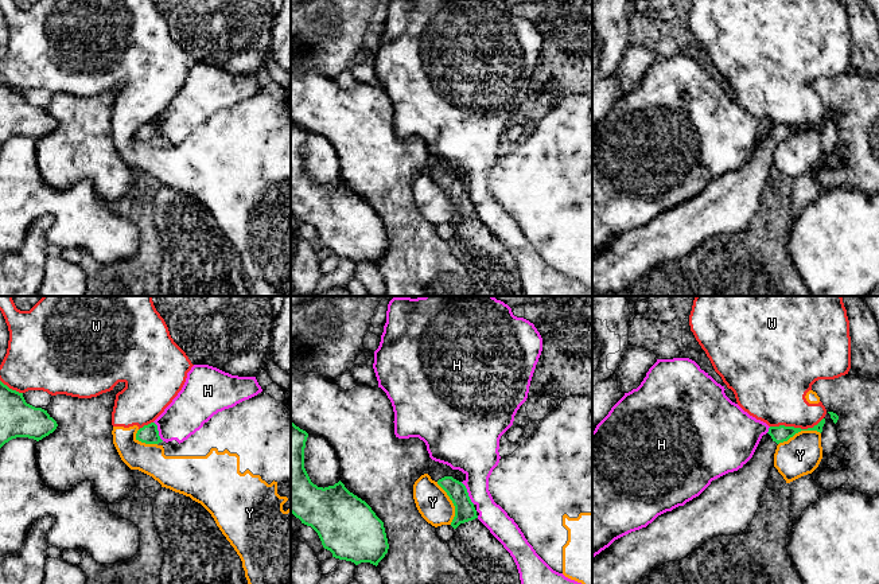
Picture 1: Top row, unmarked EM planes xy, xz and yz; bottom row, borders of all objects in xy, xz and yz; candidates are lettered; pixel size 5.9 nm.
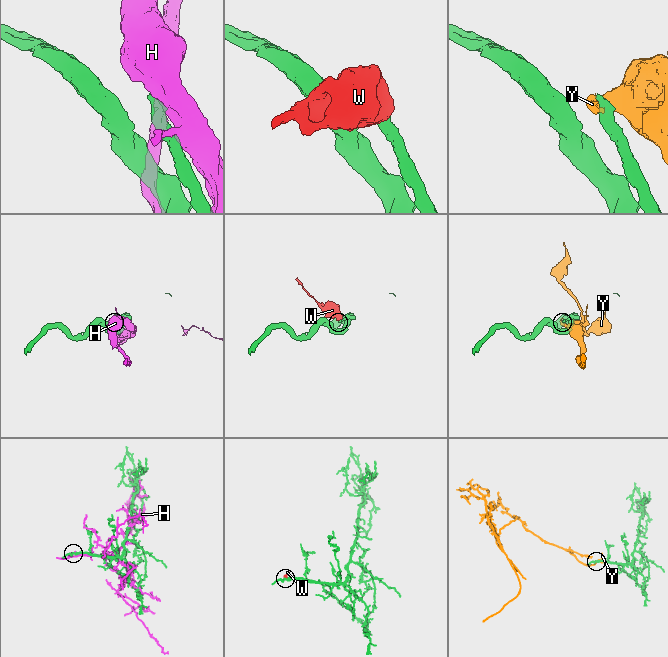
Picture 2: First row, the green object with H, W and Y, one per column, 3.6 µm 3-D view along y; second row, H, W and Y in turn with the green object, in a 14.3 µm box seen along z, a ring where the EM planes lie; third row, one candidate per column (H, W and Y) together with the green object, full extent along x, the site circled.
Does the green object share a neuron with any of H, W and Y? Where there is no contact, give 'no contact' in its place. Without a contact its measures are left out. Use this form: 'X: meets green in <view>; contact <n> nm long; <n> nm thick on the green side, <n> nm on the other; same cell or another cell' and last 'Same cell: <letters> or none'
H: meets green in xz; contact 160 nm long; 120 nm thick on the green side, 280 nm on the other; another cell
W: meets green in yz; contact 320 nm long; 100 nm thick on the green side, 360 nm on the other; another cell
Y: meets green in xz; contact 280 nm long; 120 nm thick on the green side, 200 nm on the other; another cell
Same cell: none

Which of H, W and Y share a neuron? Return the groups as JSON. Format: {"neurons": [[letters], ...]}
{"neurons": [["H"], ["W", "Y"]]}

